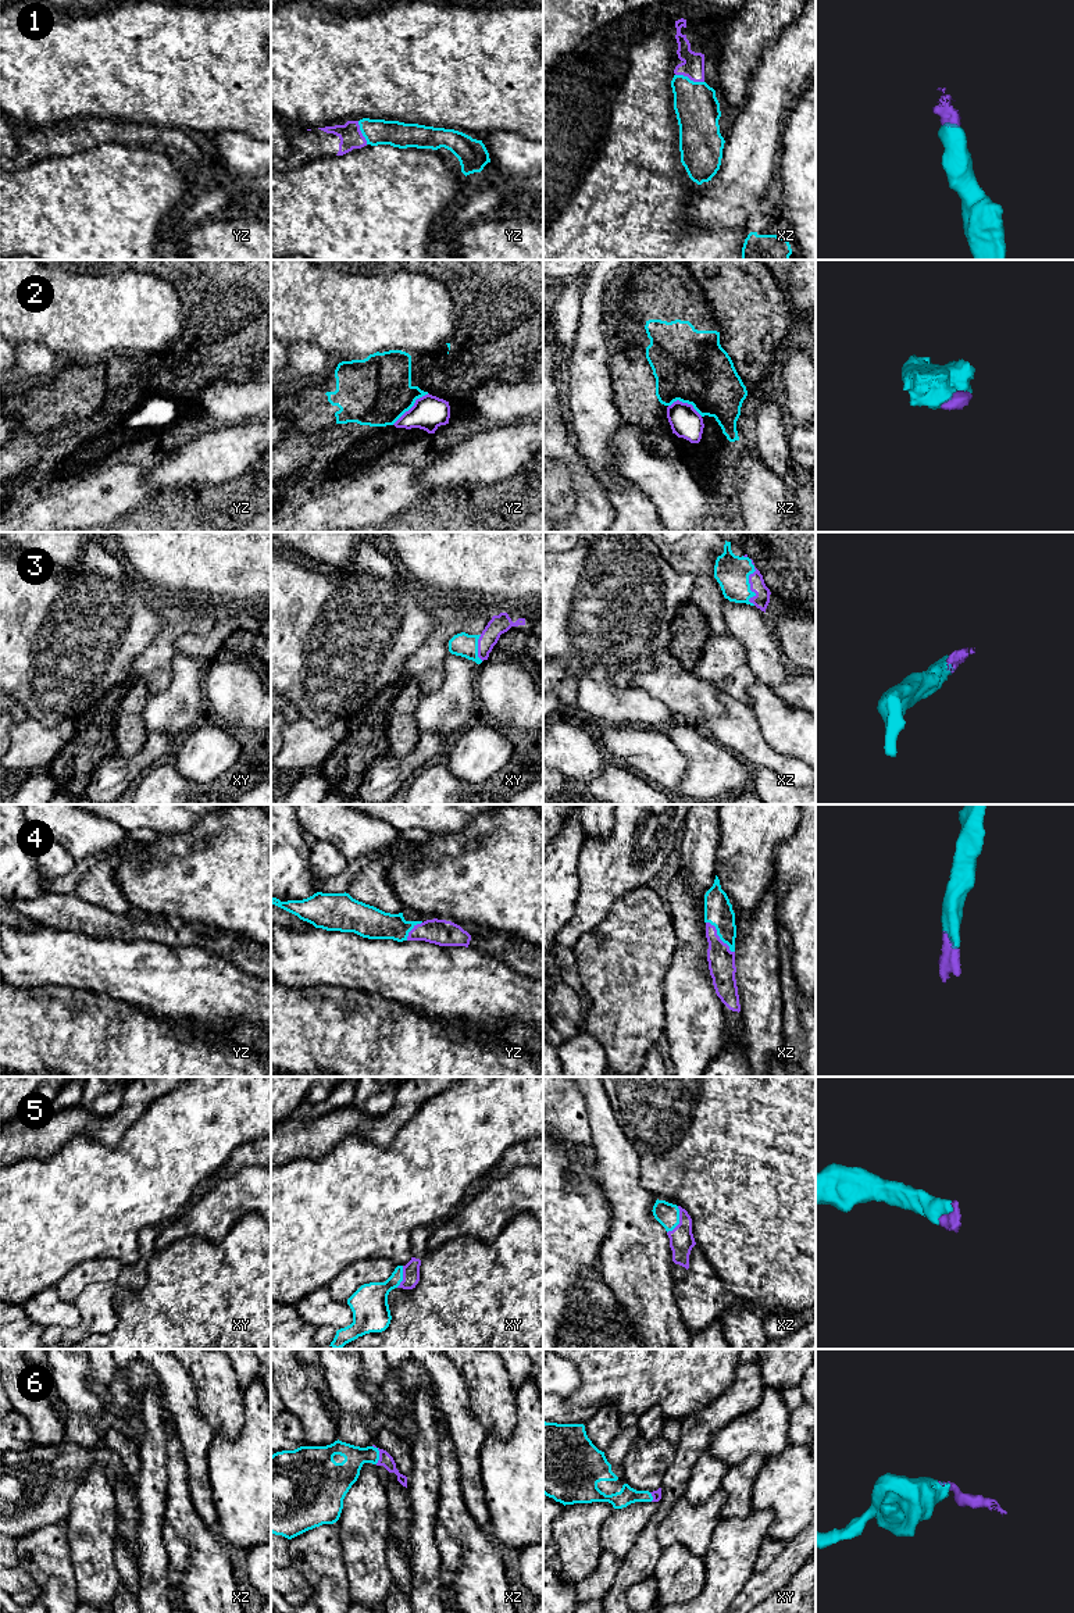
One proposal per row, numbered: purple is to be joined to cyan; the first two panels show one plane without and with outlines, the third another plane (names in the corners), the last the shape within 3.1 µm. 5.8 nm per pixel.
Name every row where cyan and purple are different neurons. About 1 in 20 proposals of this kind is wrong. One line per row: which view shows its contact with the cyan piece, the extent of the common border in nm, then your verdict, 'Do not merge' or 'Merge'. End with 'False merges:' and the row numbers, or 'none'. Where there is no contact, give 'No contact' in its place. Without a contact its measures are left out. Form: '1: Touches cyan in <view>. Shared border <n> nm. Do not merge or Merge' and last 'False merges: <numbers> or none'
1: Touches cyan in xz. Shared border 180 nm. Merge
2: Touches cyan in yz. Shared border 280 nm. Do not merge
3: Touches cyan in xz. Shared border 280 nm. Merge
4: Touches cyan in xz. Shared border 240 nm. Merge
5: Touches cyan in xz. Shared border 170 nm. Merge
6: Touches cyan in xz. Shared border 110 nm. Merge
False merges: 2

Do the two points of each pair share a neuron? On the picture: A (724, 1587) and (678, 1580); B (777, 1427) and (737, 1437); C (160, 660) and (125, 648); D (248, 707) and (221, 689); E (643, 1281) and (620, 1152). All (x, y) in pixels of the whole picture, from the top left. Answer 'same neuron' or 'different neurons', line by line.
A: different neurons
B: same neuron
C: different neurons
D: same neuron
E: same neuron

